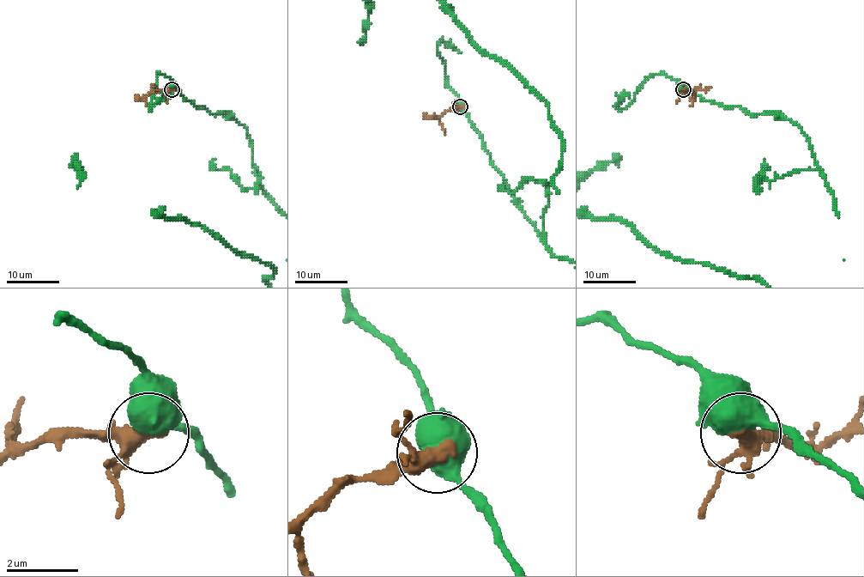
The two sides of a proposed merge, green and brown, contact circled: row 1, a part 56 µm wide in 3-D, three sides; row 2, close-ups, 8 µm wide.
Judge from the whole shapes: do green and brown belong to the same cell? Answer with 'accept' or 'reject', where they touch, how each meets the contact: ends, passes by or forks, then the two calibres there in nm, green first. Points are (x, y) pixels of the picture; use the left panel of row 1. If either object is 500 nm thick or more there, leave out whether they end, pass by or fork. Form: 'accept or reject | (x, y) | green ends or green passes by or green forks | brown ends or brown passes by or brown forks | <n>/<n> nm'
reject | (172, 89) | 550/300 nm

